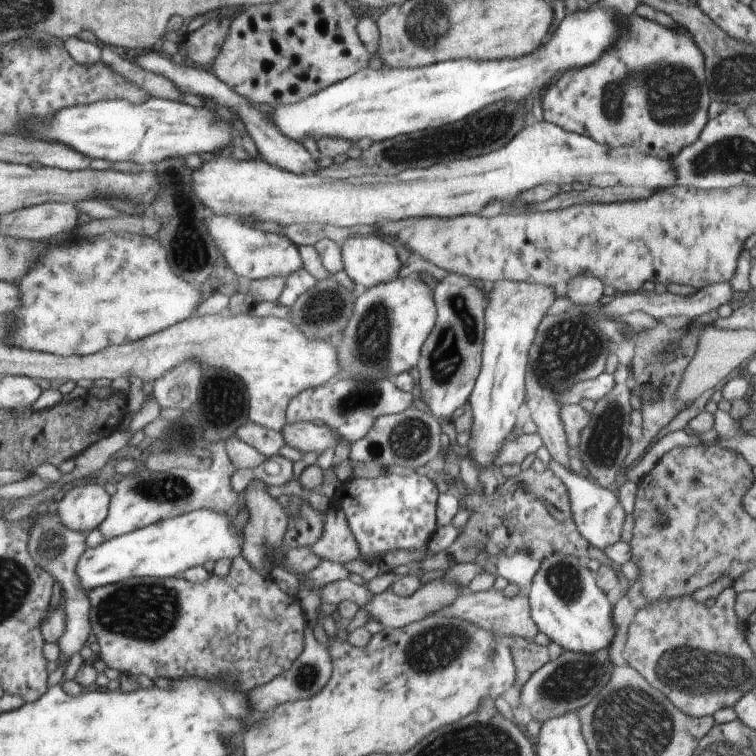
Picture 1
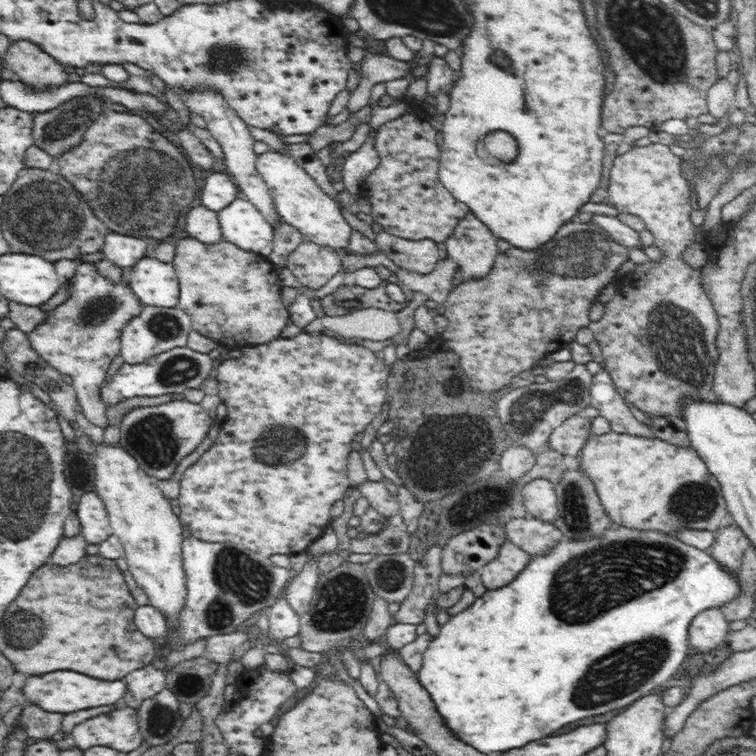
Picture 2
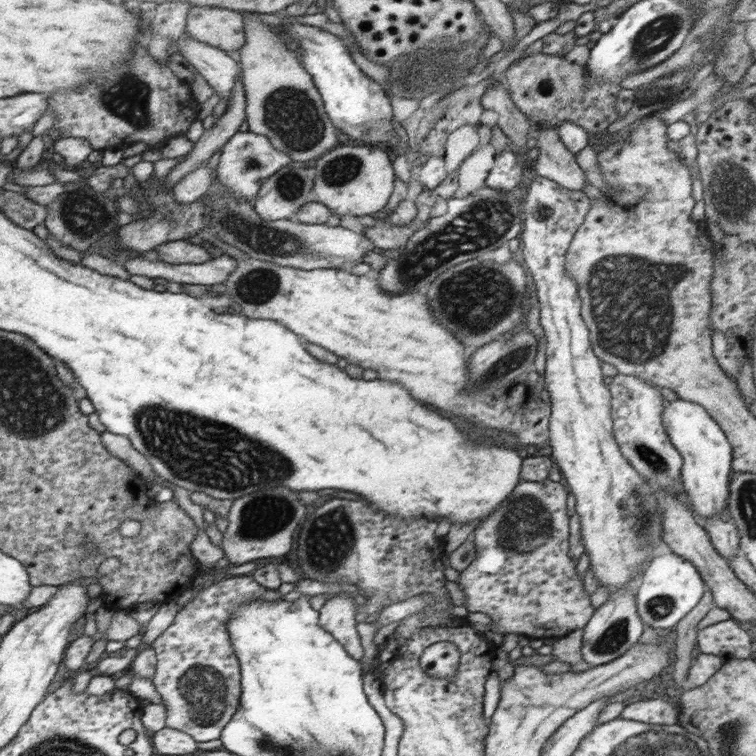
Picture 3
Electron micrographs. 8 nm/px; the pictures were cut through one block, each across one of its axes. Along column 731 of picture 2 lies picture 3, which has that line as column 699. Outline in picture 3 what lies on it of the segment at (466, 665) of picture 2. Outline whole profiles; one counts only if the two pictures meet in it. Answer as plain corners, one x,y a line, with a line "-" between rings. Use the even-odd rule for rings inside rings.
675,553
663,554
650,559
642,569
634,591
636,612
643,625
650,626
655,631
668,630
699,602
703,590
705,581
691,561

